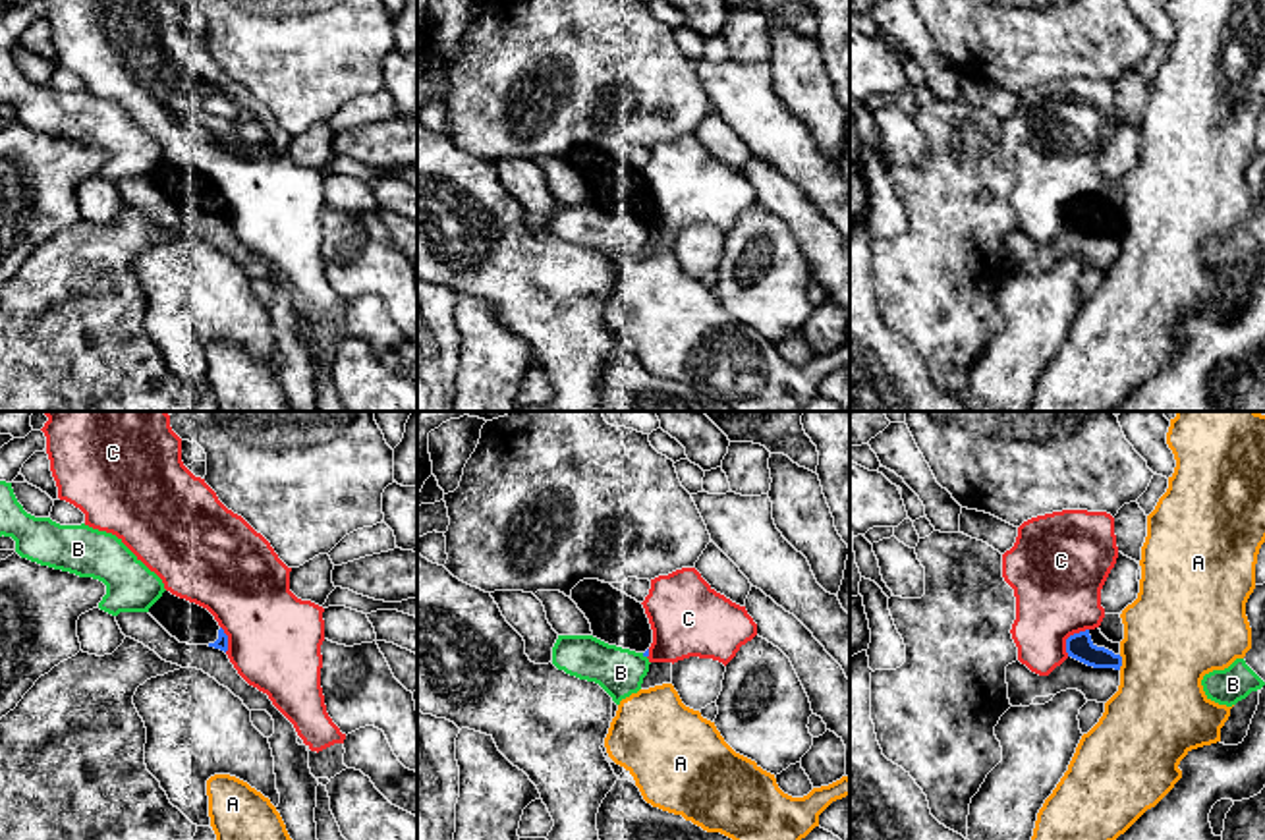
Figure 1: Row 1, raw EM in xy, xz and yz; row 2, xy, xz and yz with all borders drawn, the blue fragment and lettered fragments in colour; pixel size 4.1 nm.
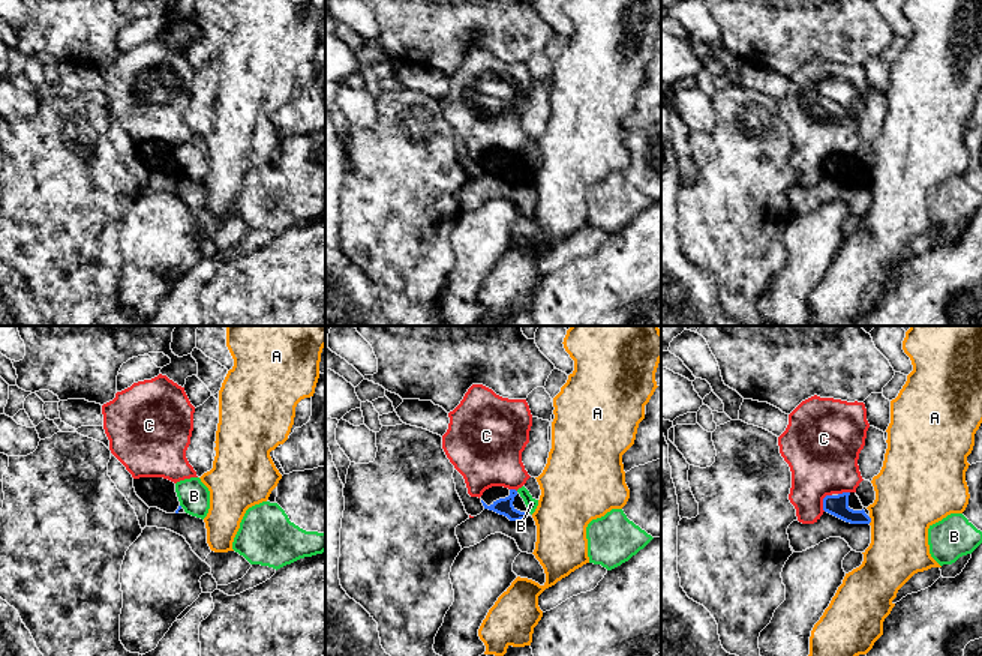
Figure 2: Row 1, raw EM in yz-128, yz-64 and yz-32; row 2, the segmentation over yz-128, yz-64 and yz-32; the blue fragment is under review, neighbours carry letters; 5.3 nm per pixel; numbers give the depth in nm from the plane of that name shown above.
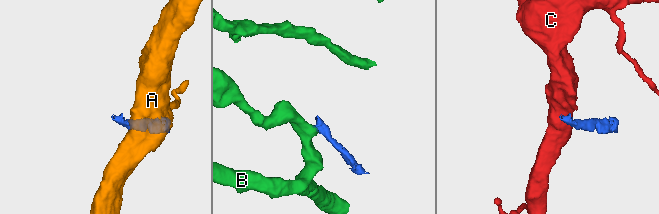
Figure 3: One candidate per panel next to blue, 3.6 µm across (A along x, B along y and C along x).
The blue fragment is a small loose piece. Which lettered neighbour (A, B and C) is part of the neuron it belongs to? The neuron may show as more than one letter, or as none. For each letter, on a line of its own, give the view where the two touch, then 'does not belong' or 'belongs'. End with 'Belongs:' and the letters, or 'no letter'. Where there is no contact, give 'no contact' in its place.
A: yz | does not belong
B: xz | does not belong
C: yz | does not belong
Belongs: no letter

